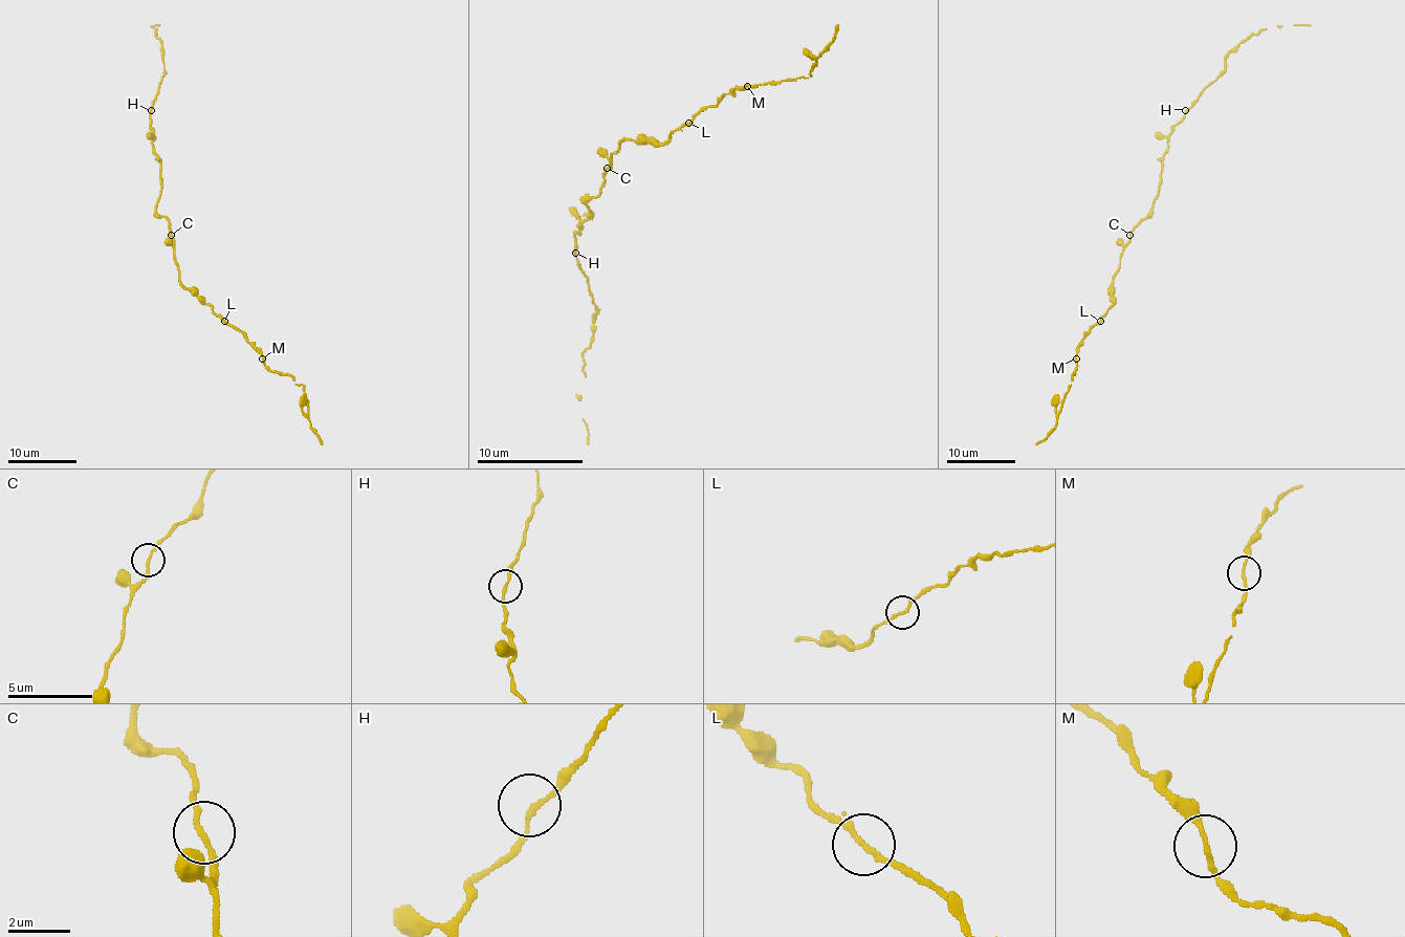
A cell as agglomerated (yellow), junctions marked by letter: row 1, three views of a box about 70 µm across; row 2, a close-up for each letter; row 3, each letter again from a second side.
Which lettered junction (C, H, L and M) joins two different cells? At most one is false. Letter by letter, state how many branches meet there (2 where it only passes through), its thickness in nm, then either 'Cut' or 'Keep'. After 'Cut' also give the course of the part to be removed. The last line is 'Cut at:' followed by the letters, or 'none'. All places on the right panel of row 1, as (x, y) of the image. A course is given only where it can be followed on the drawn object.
C: Branches: 2. Thickness 160 nm. Keep
H: Branches: 2. Thickness 140 nm. Keep
L: Branches: 2. Thickness 180 nm. Keep
M: Branches: 2. Thickness 150 nm. Keep
Cut at: none

